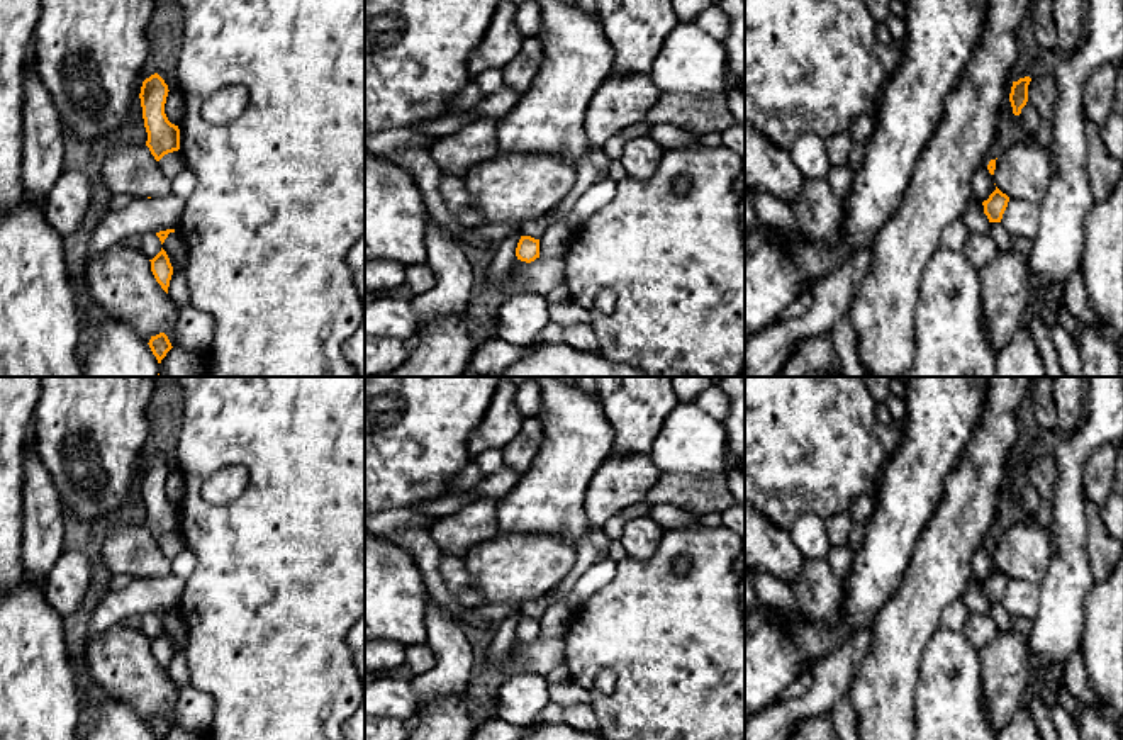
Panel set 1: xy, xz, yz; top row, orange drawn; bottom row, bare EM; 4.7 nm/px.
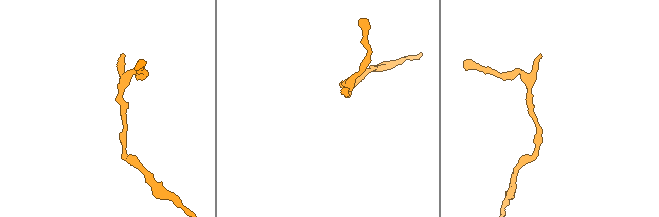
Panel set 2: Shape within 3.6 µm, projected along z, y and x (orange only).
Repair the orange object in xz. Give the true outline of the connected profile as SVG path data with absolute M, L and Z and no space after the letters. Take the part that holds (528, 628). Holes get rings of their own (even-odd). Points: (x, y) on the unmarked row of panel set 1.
M521 616L516 628L516 636L517 640L526 643L531 643L539 638L539 619L534 619L531 616Z

